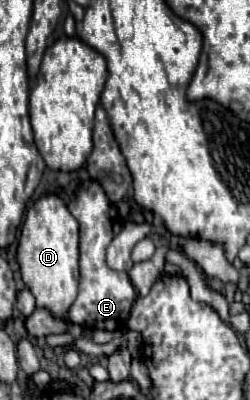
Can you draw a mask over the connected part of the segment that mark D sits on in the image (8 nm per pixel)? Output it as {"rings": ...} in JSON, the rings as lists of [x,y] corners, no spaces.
{"rings":[[[45,194],[27,210],[17,246],[17,262],[25,286],[35,296],[37,308],[47,308],[55,320],[65,320],[69,306],[77,298],[79,224],[61,198]]]}

